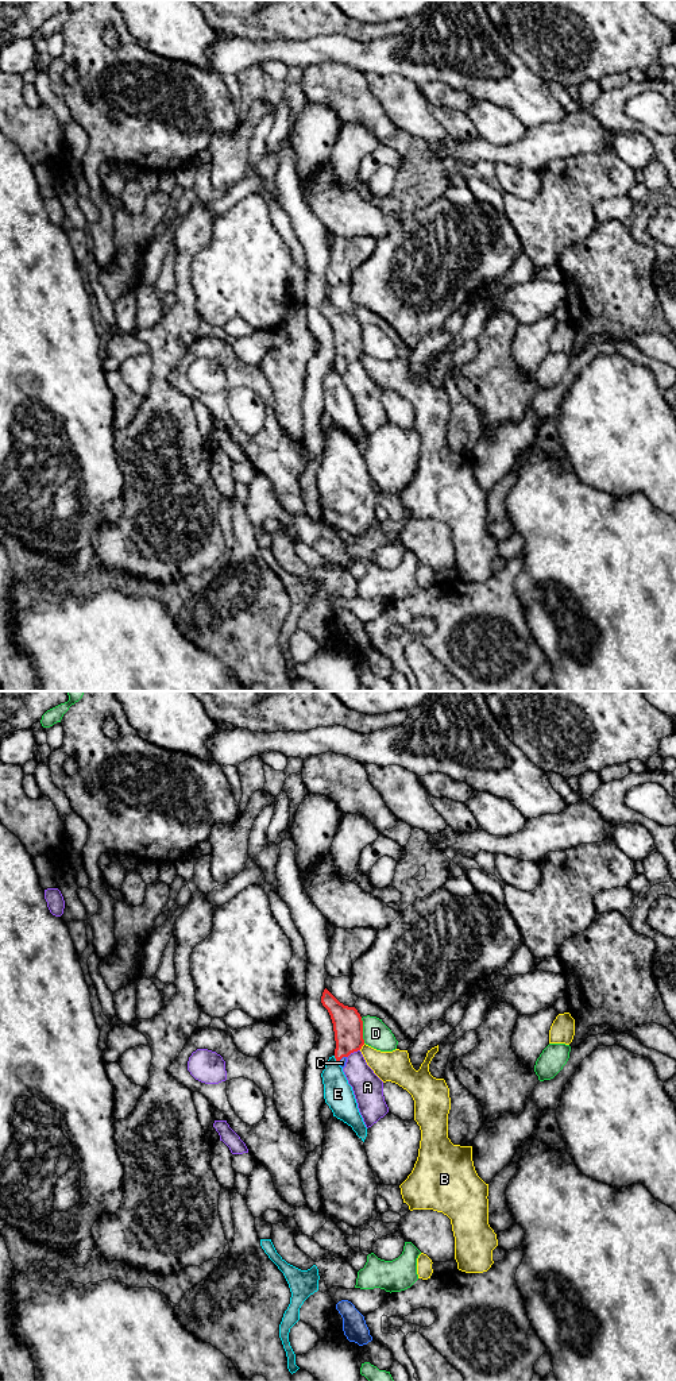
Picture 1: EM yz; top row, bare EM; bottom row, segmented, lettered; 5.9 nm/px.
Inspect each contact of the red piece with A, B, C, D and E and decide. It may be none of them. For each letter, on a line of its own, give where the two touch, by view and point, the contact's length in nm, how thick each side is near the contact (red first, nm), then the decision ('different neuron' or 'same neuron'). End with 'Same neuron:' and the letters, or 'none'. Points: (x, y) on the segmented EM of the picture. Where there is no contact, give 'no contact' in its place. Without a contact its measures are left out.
A: yz (352, 1052) | 90 nm | 180/180 nm | different neuron
B: yz (362, 1045) | 50 nm | 180/190 nm | different neuron
C: yz (342, 1057) | 70 nm | 180/50 nm | same neuron
D: yz (362, 1030) | 150 nm | 180/160 nm | different neuron
E: yz (335, 1057) | 40 nm | 180/170 nm | different neuron
Same neuron: C

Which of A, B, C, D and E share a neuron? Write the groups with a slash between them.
A / B / C / D / E

